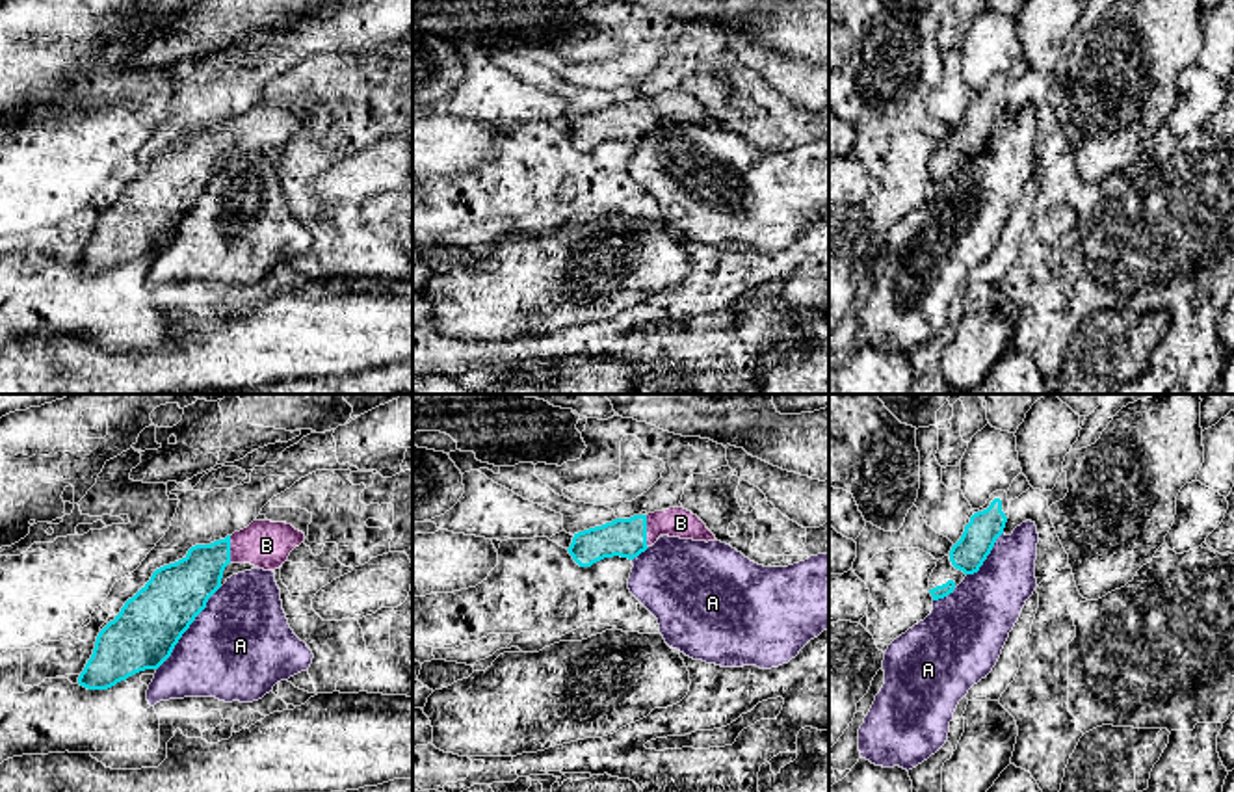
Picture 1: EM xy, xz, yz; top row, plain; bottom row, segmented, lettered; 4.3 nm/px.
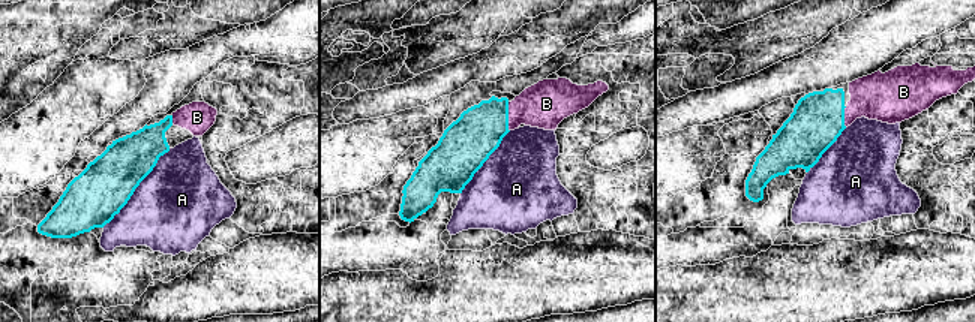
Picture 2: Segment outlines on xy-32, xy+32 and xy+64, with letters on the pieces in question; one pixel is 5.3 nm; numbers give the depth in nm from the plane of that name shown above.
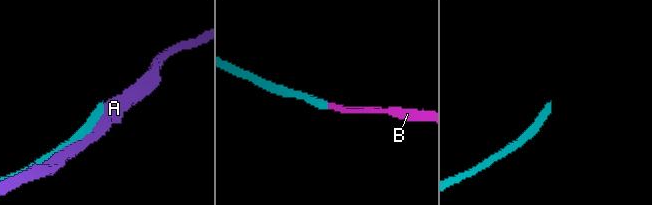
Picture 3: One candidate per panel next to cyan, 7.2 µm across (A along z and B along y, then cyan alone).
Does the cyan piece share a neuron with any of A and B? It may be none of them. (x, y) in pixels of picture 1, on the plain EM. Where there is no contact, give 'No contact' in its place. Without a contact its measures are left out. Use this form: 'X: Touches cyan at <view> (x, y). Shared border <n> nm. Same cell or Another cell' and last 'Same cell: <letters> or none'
A: Touches cyan at xy (188, 211). Shared border 460 nm. Another cell
B: Touches cyan at xz (645, 116). Shared border 140 nm. Same cell
Same cell: B

